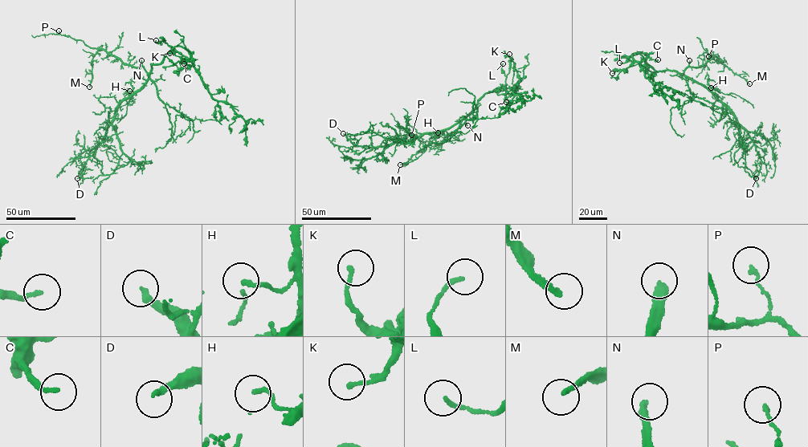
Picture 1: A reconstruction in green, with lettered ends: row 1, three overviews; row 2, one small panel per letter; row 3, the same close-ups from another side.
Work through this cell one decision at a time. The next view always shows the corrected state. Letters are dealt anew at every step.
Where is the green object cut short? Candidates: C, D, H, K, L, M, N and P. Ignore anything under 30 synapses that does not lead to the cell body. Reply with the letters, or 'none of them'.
D, M, N

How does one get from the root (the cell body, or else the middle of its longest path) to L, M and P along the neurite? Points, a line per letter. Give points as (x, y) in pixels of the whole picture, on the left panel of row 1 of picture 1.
L: (153, 82), (150, 64), (162, 62), (175, 46), (187, 50), (192, 60), (162, 41), (156, 40)
M: (153, 82), (141, 66), (134, 67), (126, 65), (99, 49), (91, 62), (92, 75), (89, 87)
P: (153, 82), (141, 66), (134, 67), (126, 65), (104, 50), (91, 48), (81, 40), (62, 35), (59, 30)

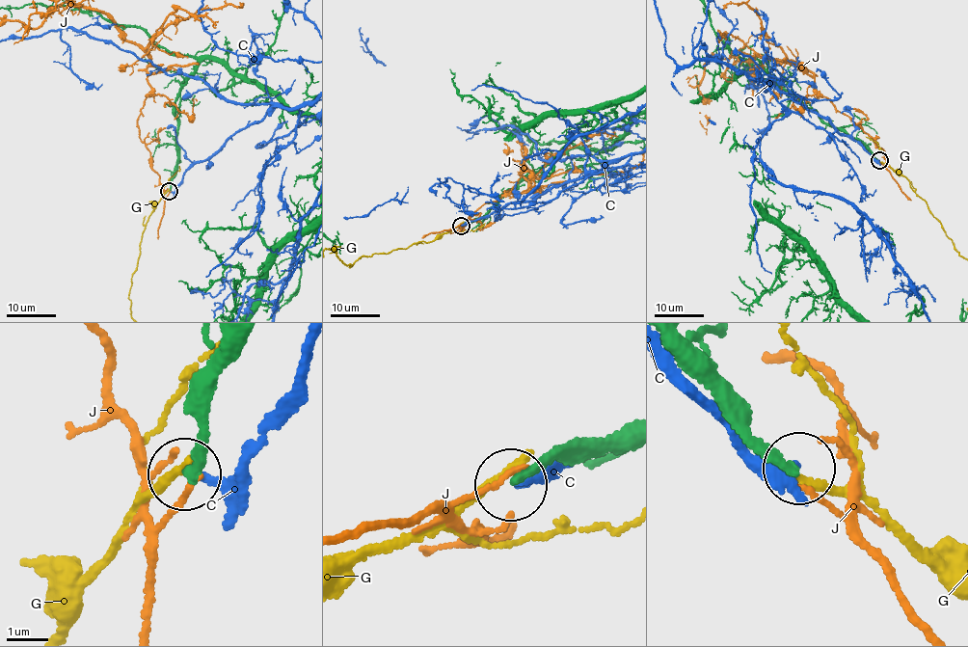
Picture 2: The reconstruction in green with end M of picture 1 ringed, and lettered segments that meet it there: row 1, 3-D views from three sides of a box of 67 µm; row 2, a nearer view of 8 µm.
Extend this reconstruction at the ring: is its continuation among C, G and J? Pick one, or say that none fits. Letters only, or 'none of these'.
none of these

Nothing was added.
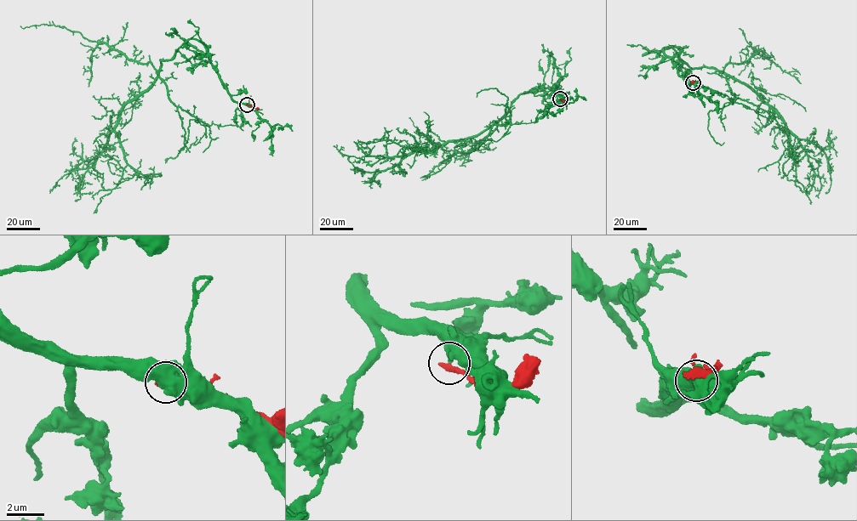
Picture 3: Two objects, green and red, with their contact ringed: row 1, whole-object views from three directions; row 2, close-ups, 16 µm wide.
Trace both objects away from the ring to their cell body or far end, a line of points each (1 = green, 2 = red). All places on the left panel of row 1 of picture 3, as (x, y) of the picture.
1: (247, 104), (237, 124), (208, 125), (155, 78), (115, 130), (125, 161), (160, 174), (137, 177)
2: (247, 104), (259, 109)

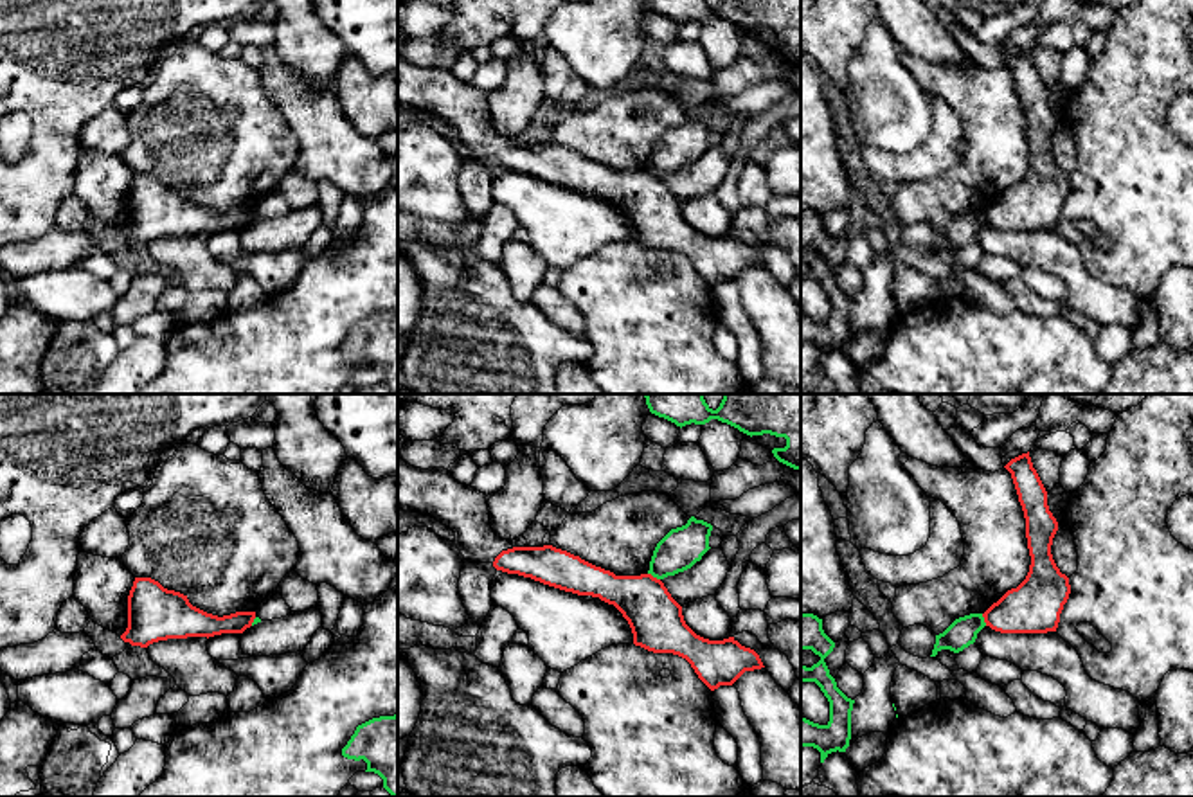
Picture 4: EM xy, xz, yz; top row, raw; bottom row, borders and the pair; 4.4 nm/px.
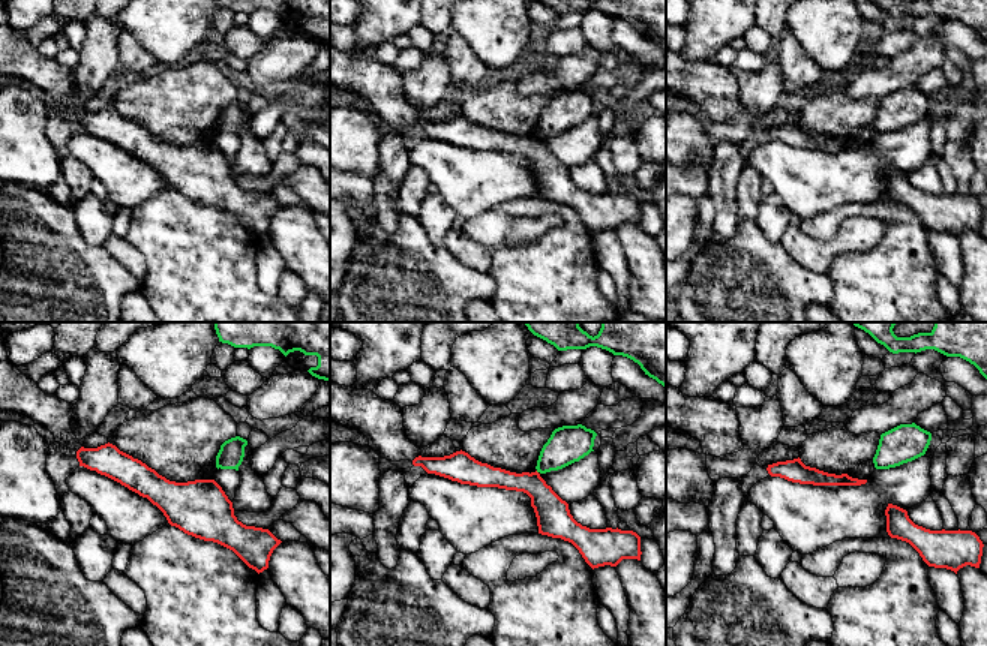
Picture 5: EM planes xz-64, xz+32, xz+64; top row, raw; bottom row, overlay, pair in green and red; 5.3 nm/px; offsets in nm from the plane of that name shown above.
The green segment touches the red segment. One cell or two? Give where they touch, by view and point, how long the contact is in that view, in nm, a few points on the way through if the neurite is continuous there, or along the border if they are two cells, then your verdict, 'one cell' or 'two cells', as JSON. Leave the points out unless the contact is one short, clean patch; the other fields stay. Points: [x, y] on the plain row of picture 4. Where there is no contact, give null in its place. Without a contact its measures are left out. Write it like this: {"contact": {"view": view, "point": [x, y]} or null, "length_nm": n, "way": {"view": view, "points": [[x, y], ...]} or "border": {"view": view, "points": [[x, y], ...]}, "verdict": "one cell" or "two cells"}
{"contact": {"view": "xz", "point": [654, 173]}, "length_nm": 70, "border": {"view": "xz", "points": [[648, 170], [659, 177]]}, "verdict": "two cells"}

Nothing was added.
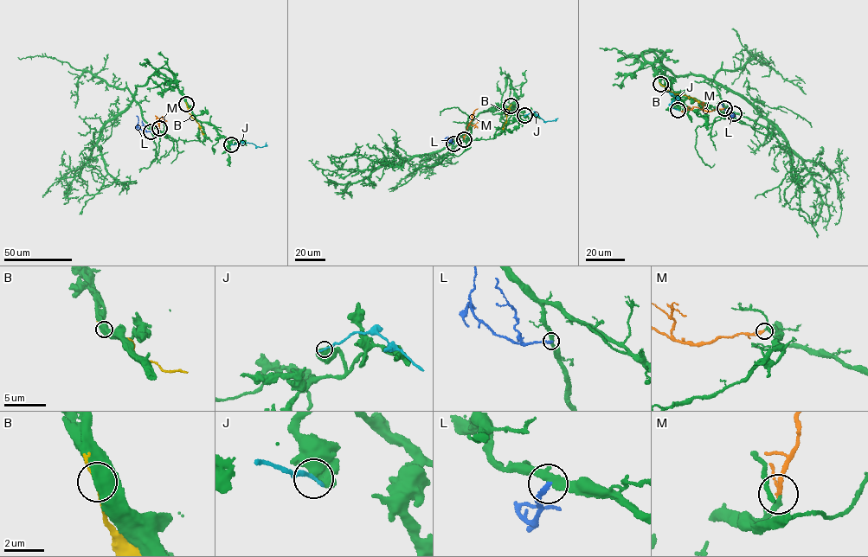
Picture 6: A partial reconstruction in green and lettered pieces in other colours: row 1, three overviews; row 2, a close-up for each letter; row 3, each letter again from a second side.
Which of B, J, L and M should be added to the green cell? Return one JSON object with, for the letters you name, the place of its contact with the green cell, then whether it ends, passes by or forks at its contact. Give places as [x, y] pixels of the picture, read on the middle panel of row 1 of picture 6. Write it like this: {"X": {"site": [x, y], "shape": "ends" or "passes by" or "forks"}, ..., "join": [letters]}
{"M": {"site": [464, 139], "shape": "passes by"}, "join": ["M"]}

